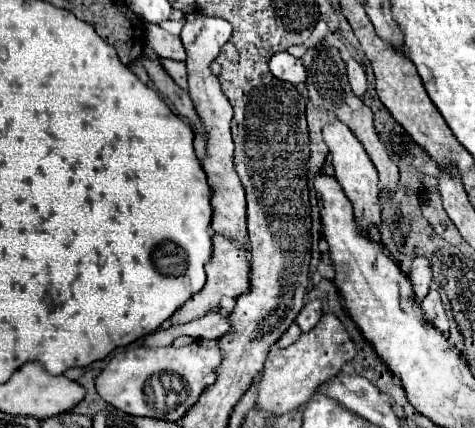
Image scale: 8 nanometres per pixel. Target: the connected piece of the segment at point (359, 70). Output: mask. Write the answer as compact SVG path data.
M346 60L346 70L348 70L348 82L352 86L352 92L356 96L362 96L366 92L366 74L364 74L364 68L354 60Z

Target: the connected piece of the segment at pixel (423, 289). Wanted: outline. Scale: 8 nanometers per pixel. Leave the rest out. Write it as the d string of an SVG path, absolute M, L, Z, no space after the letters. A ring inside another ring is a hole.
M416 256L412 262L412 270L408 276L414 284L414 294L416 300L420 302L428 290L430 290L430 282L432 282L432 268L430 268L430 260L426 260L426 256Z

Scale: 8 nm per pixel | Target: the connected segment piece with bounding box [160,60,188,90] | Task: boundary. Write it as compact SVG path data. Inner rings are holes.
M160 60L162 68L180 84L180 88L188 90L188 84L186 84L186 66L184 62L176 62L176 60Z

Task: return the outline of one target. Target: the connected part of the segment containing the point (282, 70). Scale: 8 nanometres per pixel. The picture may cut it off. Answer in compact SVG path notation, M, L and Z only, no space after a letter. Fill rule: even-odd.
M280 52L274 54L270 60L270 72L280 78L280 80L288 80L292 84L300 84L306 80L306 68L302 64L300 58L294 58L288 52Z

